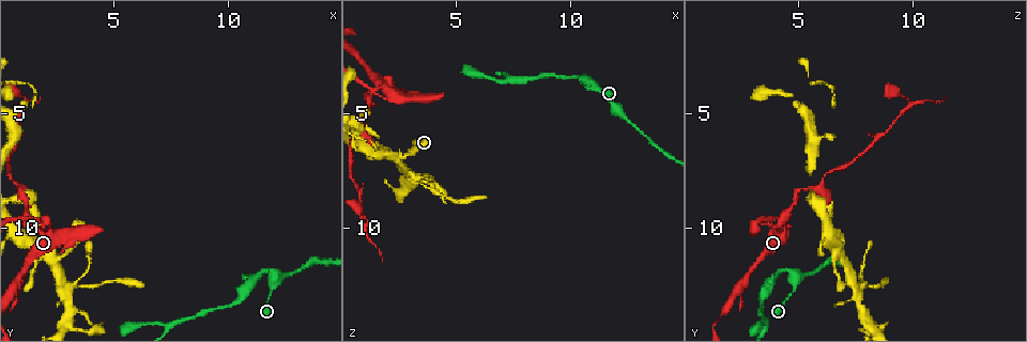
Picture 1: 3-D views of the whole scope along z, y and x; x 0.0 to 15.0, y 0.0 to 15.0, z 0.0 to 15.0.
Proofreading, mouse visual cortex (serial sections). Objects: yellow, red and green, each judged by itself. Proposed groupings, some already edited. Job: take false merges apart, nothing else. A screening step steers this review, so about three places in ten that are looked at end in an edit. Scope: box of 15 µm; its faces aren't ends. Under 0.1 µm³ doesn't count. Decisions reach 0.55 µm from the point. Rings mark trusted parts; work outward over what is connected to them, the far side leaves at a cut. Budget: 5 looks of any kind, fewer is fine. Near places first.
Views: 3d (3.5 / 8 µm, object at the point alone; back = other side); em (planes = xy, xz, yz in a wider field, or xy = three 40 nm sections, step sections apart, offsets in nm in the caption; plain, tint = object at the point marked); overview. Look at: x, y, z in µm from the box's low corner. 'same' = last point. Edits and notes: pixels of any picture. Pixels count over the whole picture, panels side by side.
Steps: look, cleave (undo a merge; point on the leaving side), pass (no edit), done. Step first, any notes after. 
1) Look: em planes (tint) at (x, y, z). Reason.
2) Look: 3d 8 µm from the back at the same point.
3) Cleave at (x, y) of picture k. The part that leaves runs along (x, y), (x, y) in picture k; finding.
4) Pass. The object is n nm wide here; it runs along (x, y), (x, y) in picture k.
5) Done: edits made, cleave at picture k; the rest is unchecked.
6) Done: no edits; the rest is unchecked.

Look: 3d 3.5 µm at (1.7, 9.7, 4.2). Sharp bend.

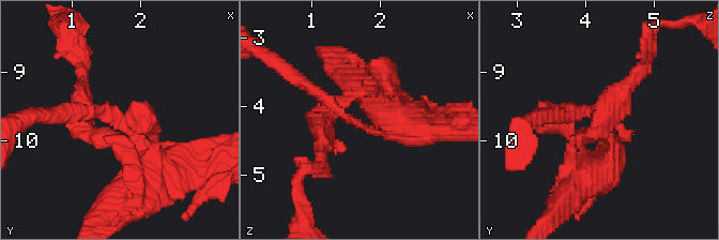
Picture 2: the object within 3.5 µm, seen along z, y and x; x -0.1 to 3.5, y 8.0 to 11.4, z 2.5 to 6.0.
Look: em xy step 3 (tint) at (1.65, 9.75, 4.25). The arms are 200, 300 nm wide; need the tissue.

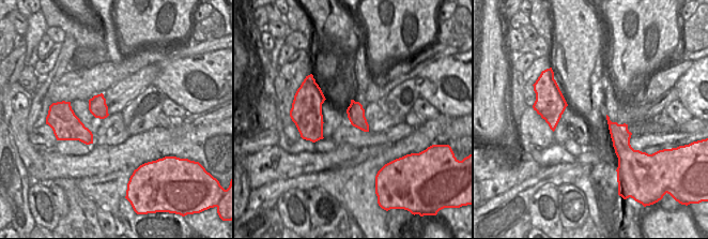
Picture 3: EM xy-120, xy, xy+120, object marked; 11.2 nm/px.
Cleave at (74, 129) of picture 2. The part that leaves runs along (578, 137), (595, 131), (644, 61) in picture 2; two cells meet here.

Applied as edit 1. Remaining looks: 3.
Look: 3d 8 µm at (2.6, 12.6, 7.3). Three-way junction.

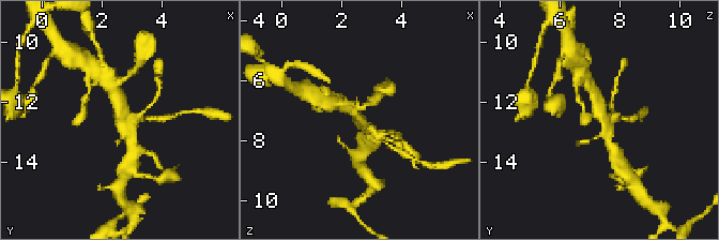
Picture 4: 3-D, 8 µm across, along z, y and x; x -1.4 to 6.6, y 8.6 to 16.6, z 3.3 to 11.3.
Look: 3d 3.5 µm at (2.7, 12.5, 7.4).

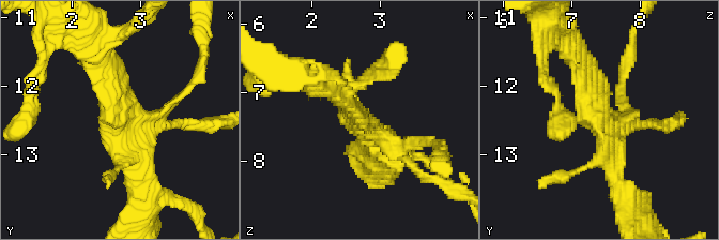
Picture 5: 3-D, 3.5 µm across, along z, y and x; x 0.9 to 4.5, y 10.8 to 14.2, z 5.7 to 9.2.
Look: em xy step 3 (tint) at (2.65, 12.50, 7.40).

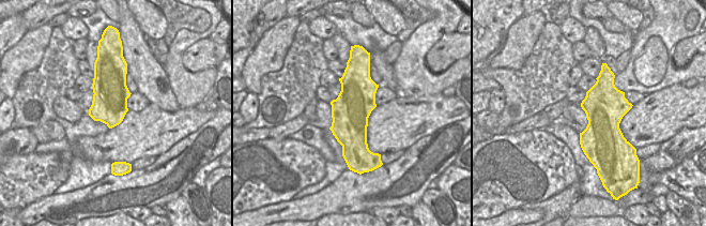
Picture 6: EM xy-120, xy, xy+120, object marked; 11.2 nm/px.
Pass. It runs along (578, 54), (616, 182) in picture 5; continuous, no second cell.

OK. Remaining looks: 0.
Done: edits made, cleave at picture 2; the rest is unchecked.

